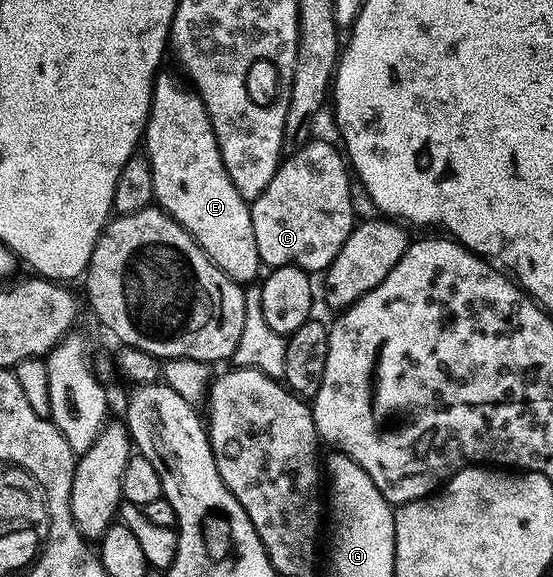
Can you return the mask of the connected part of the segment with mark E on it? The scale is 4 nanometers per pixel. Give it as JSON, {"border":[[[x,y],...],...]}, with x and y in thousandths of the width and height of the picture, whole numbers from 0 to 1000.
{"border":[[[291,128],[277,140],[277,175],[269,179],[269,210],[262,213],[259,231],[259,263],[273,288],[277,345],[282,359],[324,385],[324,392],[331,392],[331,399],[353,412],[383,458],[443,496],[463,487],[476,464],[468,433],[461,426],[461,399],[450,369],[454,354],[436,341],[432,329],[425,329],[425,315],[418,315],[410,302],[410,288],[400,272],[396,246],[367,177],[347,151],[325,130],[320,132]]]}

